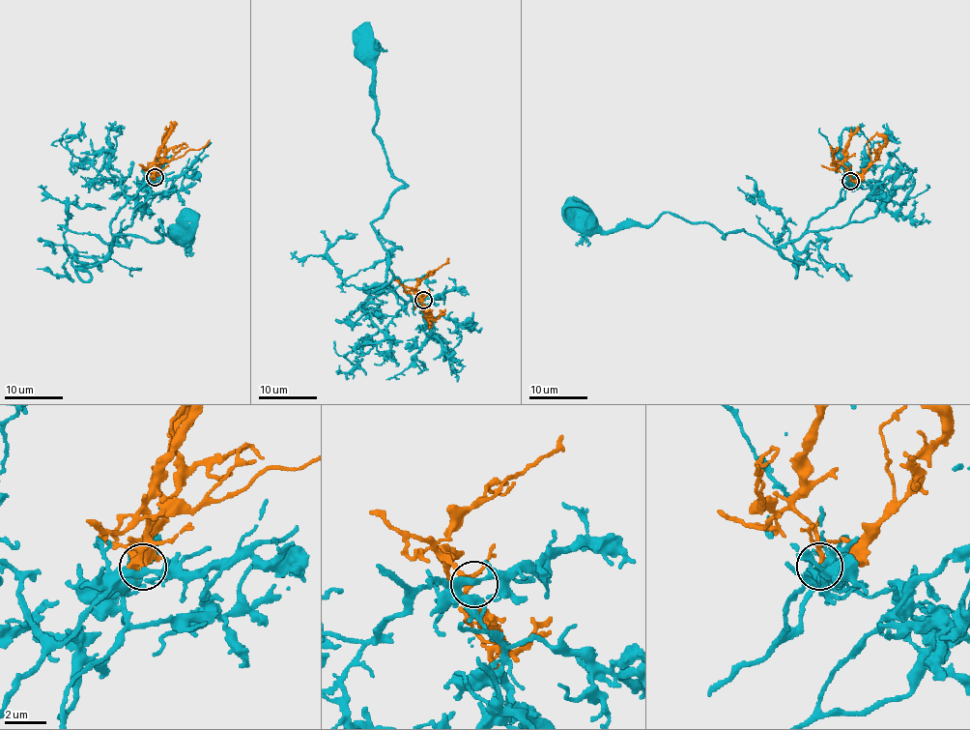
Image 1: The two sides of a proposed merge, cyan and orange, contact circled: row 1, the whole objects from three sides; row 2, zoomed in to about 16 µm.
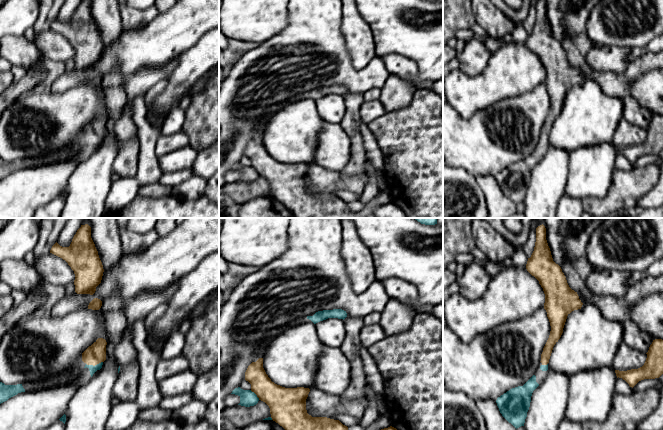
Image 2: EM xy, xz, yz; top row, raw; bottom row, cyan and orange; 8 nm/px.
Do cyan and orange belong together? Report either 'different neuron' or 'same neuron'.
same neuron

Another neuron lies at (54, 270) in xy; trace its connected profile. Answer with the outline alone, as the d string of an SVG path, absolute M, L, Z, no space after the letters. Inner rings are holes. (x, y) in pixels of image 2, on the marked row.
M52 253L41 257L34 266L42 279L50 285L66 287L74 283L74 271L65 260Z

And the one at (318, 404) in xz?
M311 388L306 399L306 410L312 417L327 417L337 420L339 414L349 414L361 420L365 415L369 402L352 400L343 402L341 397L326 394L323 391Z

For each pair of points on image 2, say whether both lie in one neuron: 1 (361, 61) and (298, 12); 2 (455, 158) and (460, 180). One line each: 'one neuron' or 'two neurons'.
1: two neurons
2: two neurons

